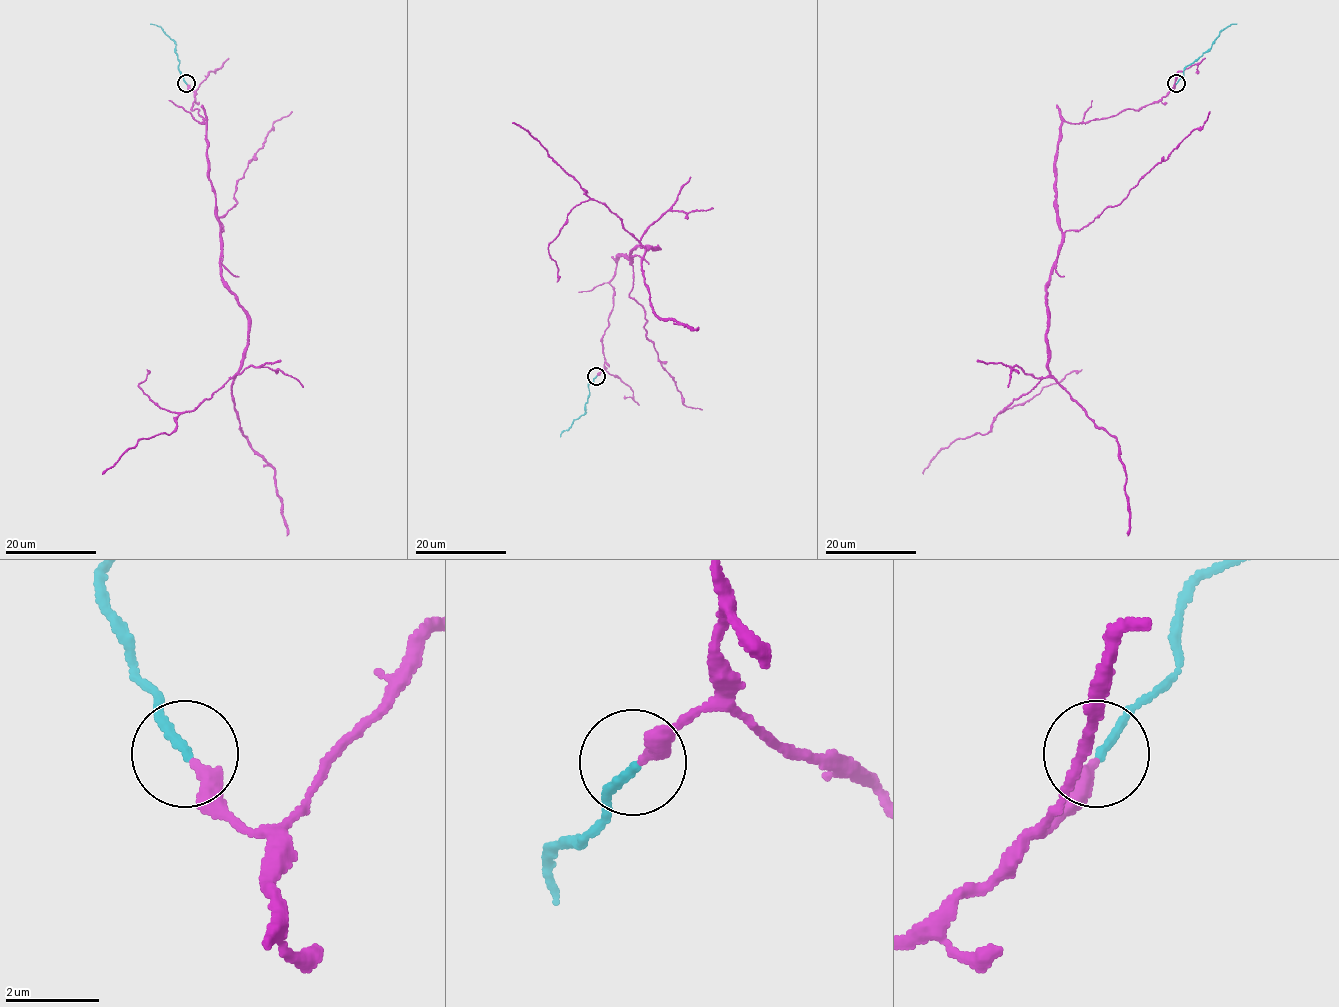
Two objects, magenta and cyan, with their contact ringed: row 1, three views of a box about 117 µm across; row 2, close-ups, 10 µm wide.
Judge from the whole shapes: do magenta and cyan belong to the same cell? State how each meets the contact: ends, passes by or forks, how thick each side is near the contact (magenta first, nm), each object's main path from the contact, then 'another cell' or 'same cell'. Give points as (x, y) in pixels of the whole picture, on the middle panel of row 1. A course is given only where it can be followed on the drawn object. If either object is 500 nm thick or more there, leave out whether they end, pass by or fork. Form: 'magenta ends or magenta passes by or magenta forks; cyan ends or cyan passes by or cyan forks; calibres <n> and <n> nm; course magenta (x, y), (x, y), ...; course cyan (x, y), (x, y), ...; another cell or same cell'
magenta ends; cyan ends; calibres 320 and 190 nm; course magenta (597, 376), (604, 369), (617, 257), (631, 262), (637, 247), (657, 247), (646, 249), (512, 123); course cyan (596, 376), (588, 385), (585, 411), (560, 436); same cell

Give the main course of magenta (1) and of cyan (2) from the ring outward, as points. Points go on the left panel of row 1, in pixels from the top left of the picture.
1: (187, 84), (206, 122), (221, 280), (247, 317), (247, 348), (171, 434), (141, 438), (102, 474)
2: (186, 83), (178, 67), (174, 42), (159, 26), (150, 24)

